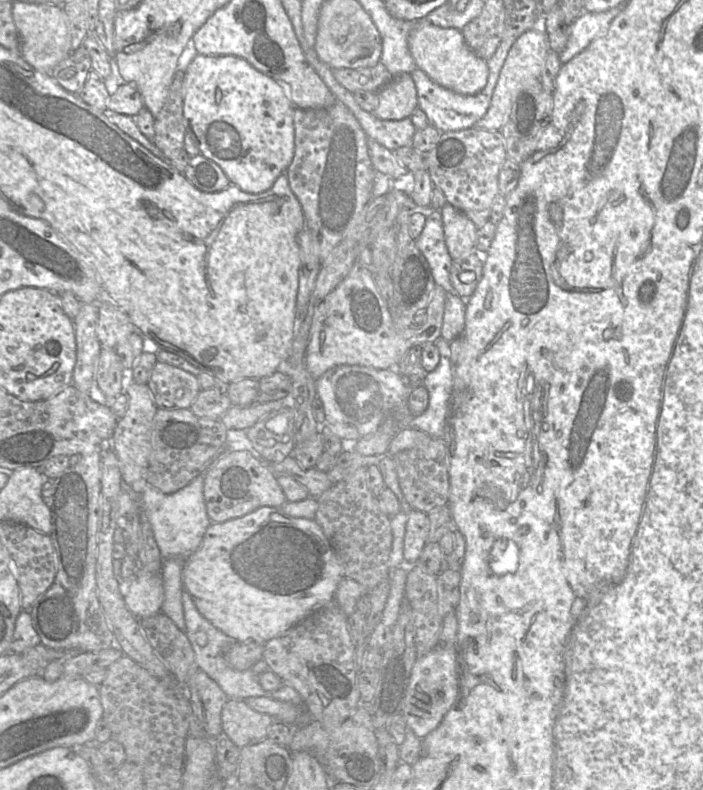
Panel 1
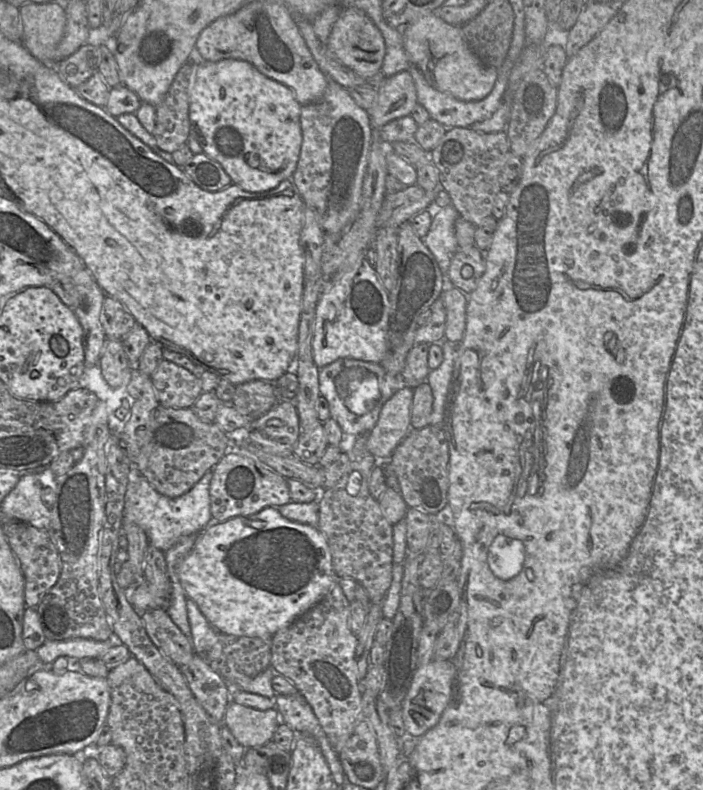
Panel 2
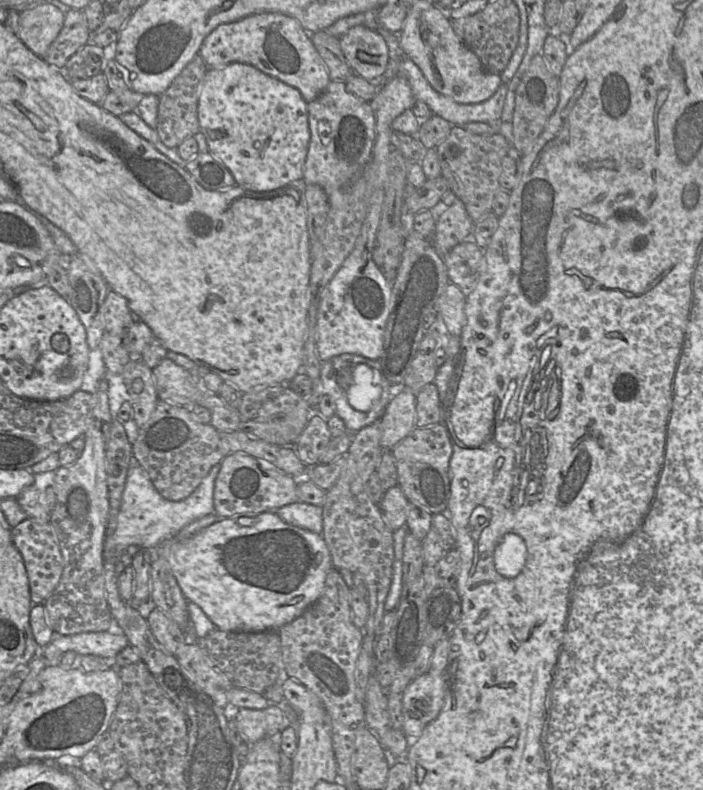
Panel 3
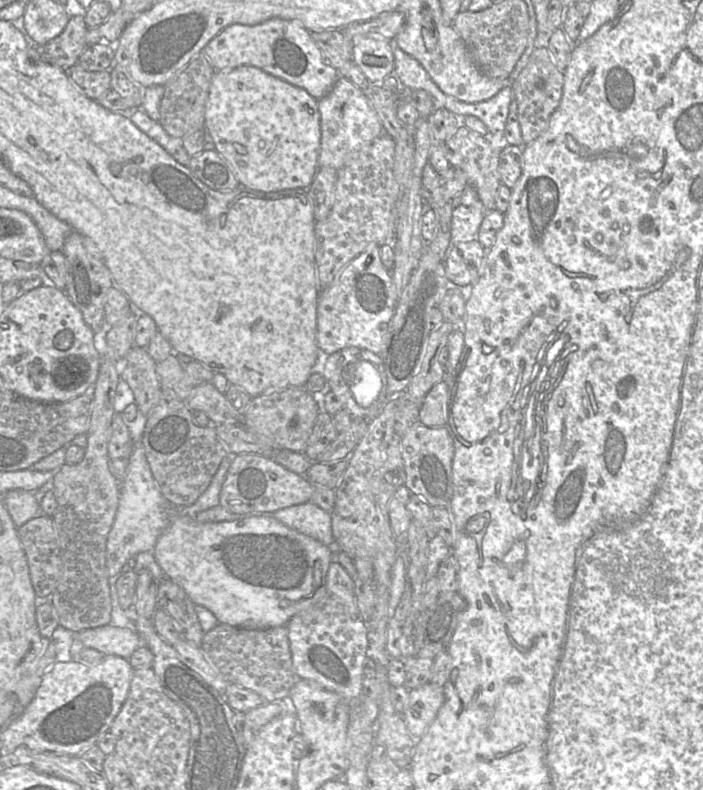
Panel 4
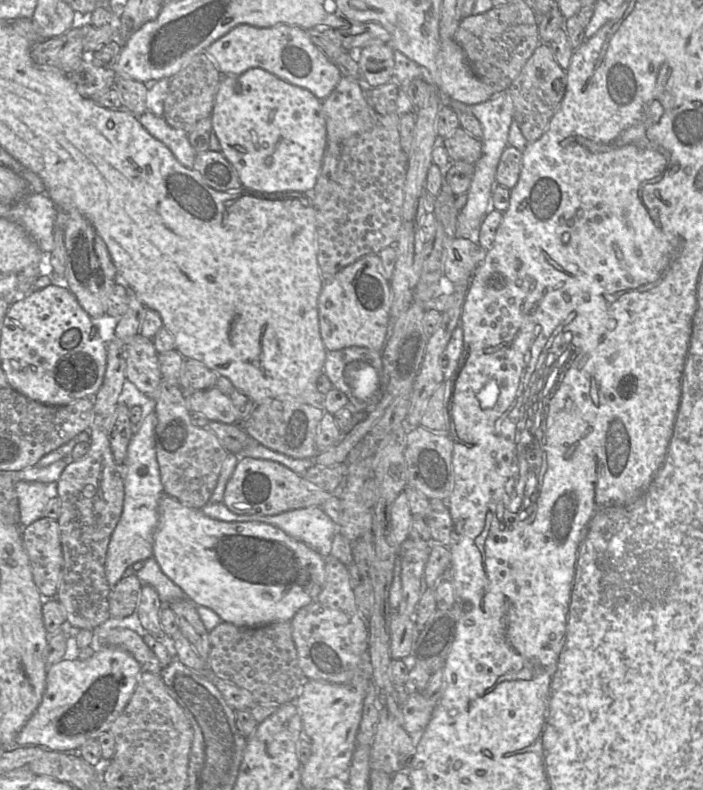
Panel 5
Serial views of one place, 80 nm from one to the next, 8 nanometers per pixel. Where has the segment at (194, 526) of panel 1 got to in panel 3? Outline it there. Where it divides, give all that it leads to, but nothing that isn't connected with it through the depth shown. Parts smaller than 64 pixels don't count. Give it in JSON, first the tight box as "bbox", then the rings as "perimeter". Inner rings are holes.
{"bbox":[103,455,221,565],"perimeter":[[[132,455],[131,467],[128,471],[125,488],[122,494],[117,526],[114,532],[108,532],[104,540],[103,565],[104,559],[111,560],[111,562],[116,562],[117,564],[124,550],[130,545],[139,546],[141,549],[156,549],[162,542],[173,539],[179,531],[188,524],[205,516],[214,514],[214,488],[220,468],[221,462],[212,467],[209,474],[189,497],[182,501],[173,502],[166,500],[159,494],[152,484],[147,472],[134,461]]]}

